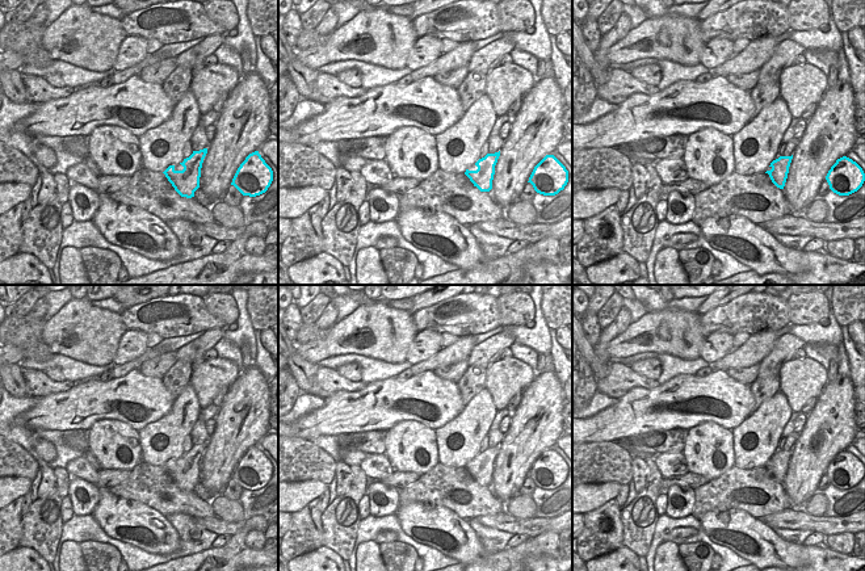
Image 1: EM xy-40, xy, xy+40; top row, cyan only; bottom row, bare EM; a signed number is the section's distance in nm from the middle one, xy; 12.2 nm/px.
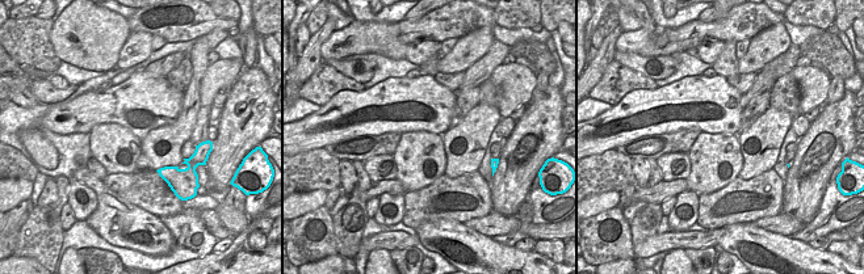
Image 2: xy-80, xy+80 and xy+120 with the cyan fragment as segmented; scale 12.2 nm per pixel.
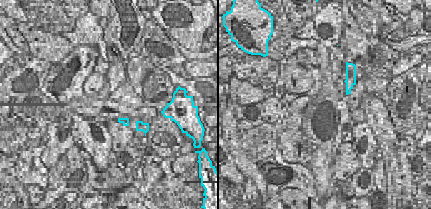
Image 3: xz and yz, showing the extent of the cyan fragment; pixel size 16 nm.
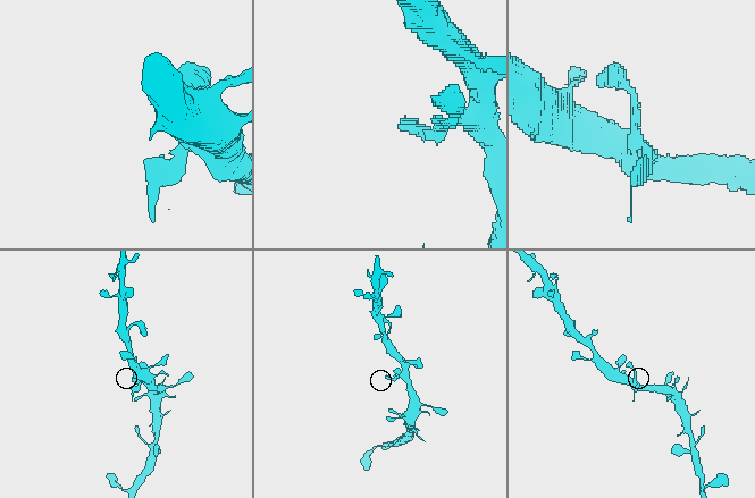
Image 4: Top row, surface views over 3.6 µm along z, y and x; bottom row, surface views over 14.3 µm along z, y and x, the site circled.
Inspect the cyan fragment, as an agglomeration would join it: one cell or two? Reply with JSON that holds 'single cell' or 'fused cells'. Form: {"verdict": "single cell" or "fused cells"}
{"verdict": "fused cells"}

